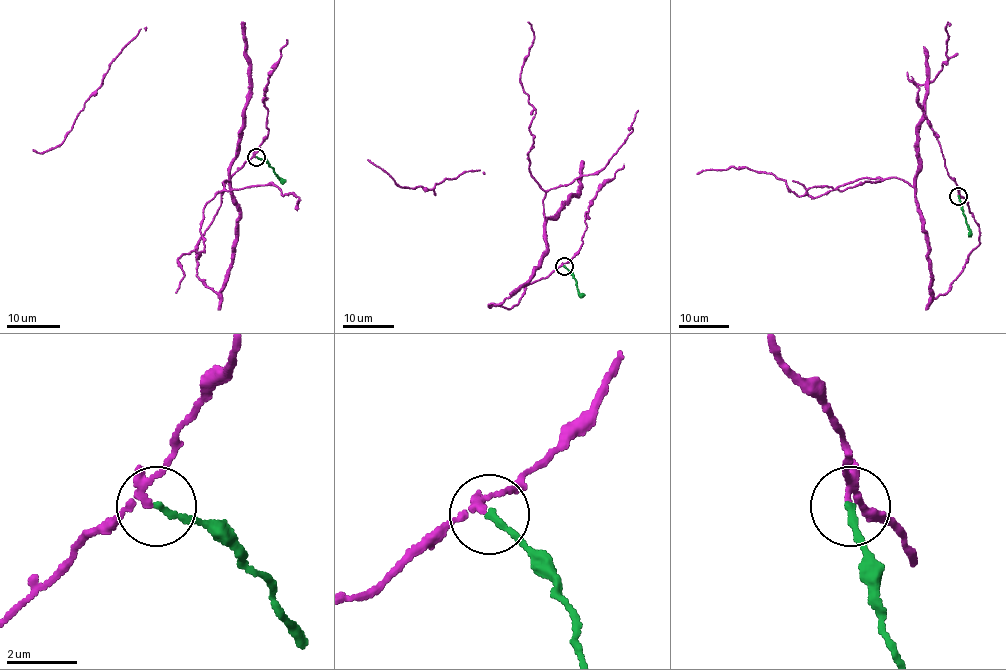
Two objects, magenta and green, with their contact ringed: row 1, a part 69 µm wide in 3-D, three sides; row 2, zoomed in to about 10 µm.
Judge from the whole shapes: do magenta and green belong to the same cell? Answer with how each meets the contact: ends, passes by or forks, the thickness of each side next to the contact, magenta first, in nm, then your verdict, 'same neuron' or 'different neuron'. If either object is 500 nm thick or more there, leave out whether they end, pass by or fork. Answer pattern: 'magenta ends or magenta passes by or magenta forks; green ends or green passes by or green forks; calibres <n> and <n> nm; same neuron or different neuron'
magenta forks; green ends; calibres 130 and 180 nm; different neuron

